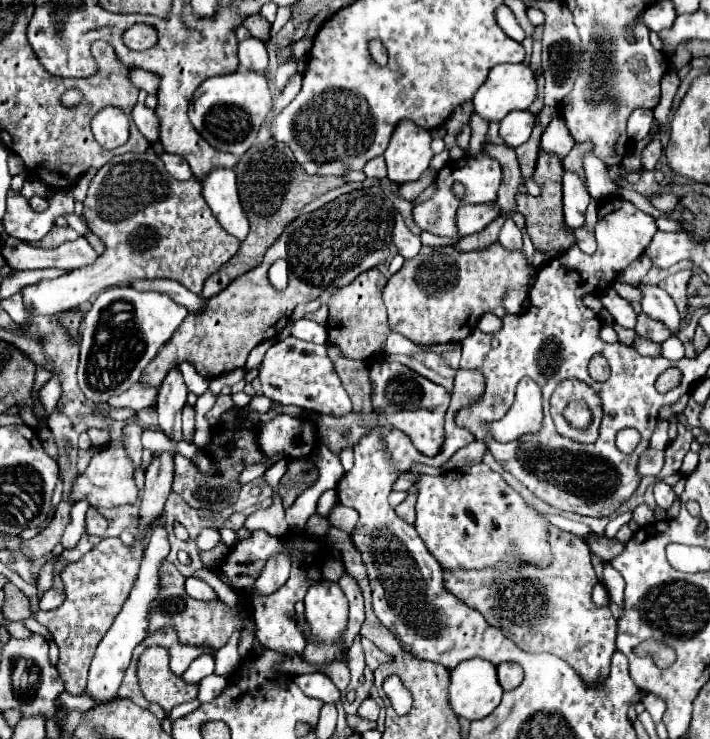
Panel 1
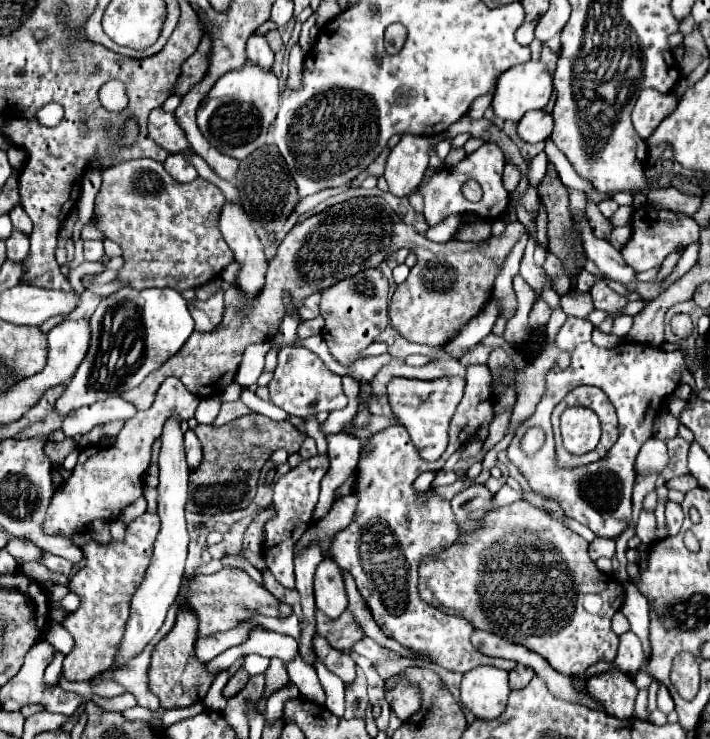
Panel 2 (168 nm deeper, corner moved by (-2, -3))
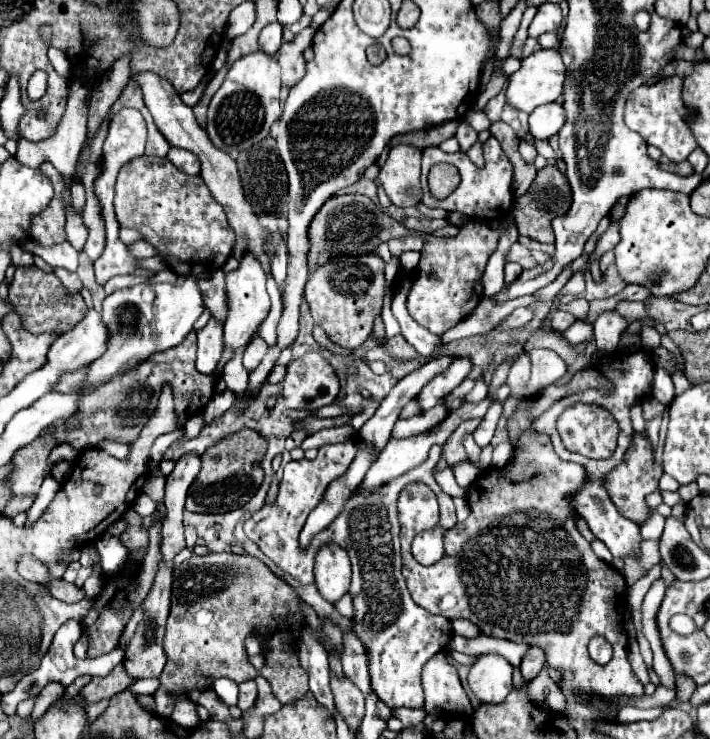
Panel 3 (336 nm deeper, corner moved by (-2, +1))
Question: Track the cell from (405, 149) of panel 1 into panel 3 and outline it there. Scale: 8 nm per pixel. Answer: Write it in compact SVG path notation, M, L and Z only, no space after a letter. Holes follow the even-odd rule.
M395 145L383 163L377 183L397 207L415 207L421 201L421 151L411 145Z

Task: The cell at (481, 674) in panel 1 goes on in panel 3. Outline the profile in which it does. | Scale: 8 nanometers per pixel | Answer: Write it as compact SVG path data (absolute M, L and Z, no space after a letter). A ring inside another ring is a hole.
M481 655L469 671L469 687L483 703L501 703L513 689L513 667L497 655Z

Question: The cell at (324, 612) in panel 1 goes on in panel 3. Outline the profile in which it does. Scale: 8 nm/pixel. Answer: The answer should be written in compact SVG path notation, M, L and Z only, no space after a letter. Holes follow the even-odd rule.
M325 543L315 555L315 583L321 595L335 603L349 591L351 561L343 547L337 543Z

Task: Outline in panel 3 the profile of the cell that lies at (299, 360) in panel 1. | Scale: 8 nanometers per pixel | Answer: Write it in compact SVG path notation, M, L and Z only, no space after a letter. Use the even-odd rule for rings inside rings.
M319 353L291 361L283 385L285 405L293 409L319 409L339 395L339 377Z

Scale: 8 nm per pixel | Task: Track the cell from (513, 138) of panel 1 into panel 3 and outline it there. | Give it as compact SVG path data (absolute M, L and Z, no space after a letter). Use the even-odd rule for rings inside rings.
M559 103L541 105L529 115L529 131L533 139L547 141L555 133L559 133L563 123L565 123L565 111L563 111L563 105Z

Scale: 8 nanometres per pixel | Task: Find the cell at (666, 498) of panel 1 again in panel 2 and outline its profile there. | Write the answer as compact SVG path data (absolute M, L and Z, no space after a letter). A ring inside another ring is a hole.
M667 501L665 503L665 515L667 515L667 523L669 523L669 535L675 535L681 529L683 515L685 515L681 505L673 503L673 501Z

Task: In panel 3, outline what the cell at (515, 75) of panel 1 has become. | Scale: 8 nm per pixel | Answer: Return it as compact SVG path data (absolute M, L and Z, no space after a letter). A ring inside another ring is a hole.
M535 51L533 55L529 55L527 59L523 59L523 65L517 73L513 73L509 77L509 87L507 87L507 103L513 105L519 111L531 113L535 107L551 103L555 99L561 97L563 93L563 83L565 83L565 75L567 69L563 65L563 59L559 53L555 51Z

